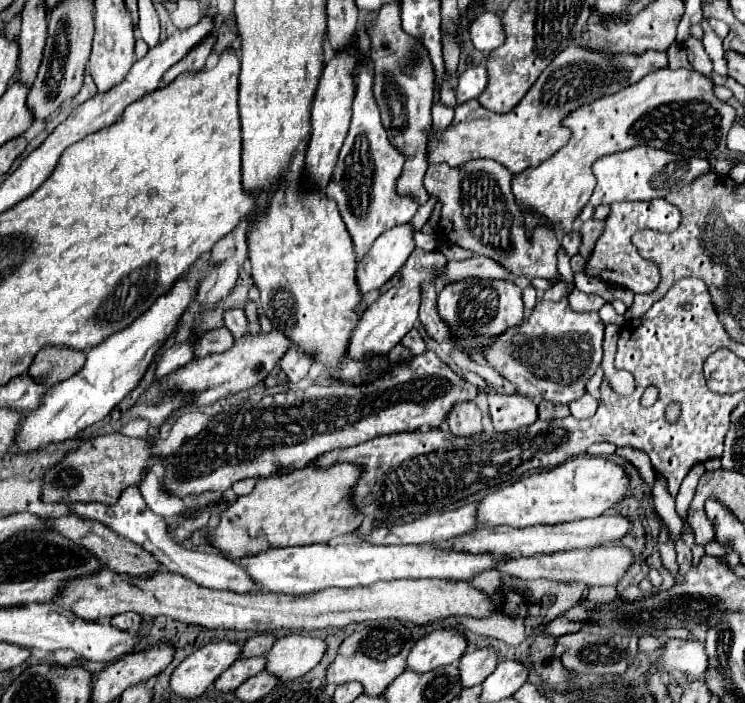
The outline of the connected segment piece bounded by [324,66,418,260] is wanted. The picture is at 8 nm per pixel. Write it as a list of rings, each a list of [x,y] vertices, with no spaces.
[[[362,66],[356,76],[356,98],[352,104],[350,132],[340,150],[332,180],[324,190],[326,196],[338,204],[344,224],[354,240],[358,260],[366,256],[372,242],[384,230],[396,224],[410,222],[410,218],[416,214],[416,208],[418,208],[416,200],[398,196],[396,192],[396,180],[400,178],[400,172],[404,168],[404,154],[388,140],[386,136],[388,132],[384,132],[378,104],[374,100],[372,84],[374,84],[374,78],[366,70],[366,66]]]

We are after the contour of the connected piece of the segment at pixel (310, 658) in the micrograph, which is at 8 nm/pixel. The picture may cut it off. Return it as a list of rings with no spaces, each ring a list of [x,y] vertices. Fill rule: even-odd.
[[[290,634],[284,638],[278,638],[270,652],[266,654],[266,672],[272,672],[280,682],[292,682],[296,678],[302,678],[306,672],[310,672],[322,658],[326,650],[326,642],[308,634]]]

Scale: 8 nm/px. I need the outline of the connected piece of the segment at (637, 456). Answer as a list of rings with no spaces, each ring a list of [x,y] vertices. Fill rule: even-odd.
[[[626,446],[626,448],[618,448],[616,454],[624,456],[628,462],[632,462],[632,464],[640,470],[642,478],[644,478],[650,486],[654,484],[654,468],[652,468],[652,462],[650,462],[650,458],[648,458],[646,452],[642,452],[642,450],[638,450],[638,448],[632,448],[632,446]]]

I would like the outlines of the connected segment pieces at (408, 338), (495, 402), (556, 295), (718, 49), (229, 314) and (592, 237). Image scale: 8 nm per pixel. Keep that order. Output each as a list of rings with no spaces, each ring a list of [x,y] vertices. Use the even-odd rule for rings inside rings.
[[[412,328],[412,330],[402,338],[402,344],[404,344],[406,348],[410,348],[410,350],[416,350],[416,354],[422,354],[422,352],[426,350],[426,344],[424,344],[424,340],[422,340],[422,336],[420,336],[420,332],[418,332],[416,328]]]
[[[490,386],[486,390],[488,402],[490,402],[490,416],[496,432],[510,432],[516,428],[524,428],[528,424],[534,424],[536,404],[528,400],[522,394],[500,394],[494,392]]]
[[[560,281],[552,288],[546,290],[546,292],[542,294],[542,298],[549,301],[559,301],[562,297],[566,295],[568,289],[574,288],[575,285],[570,286],[570,284]]]
[[[706,19],[700,22],[704,30],[702,43],[706,54],[710,57],[713,64],[713,71],[726,76],[726,60],[724,60],[723,40],[710,28]]]
[[[226,310],[224,312],[224,322],[226,322],[226,328],[234,334],[234,338],[240,338],[240,336],[248,336],[248,320],[246,320],[246,314],[244,310]]]
[[[586,220],[586,222],[582,224],[582,228],[580,228],[580,232],[582,232],[580,256],[582,256],[584,260],[590,258],[592,250],[594,250],[594,244],[596,244],[600,232],[602,232],[602,228],[604,228],[604,222],[600,222],[600,220]]]

